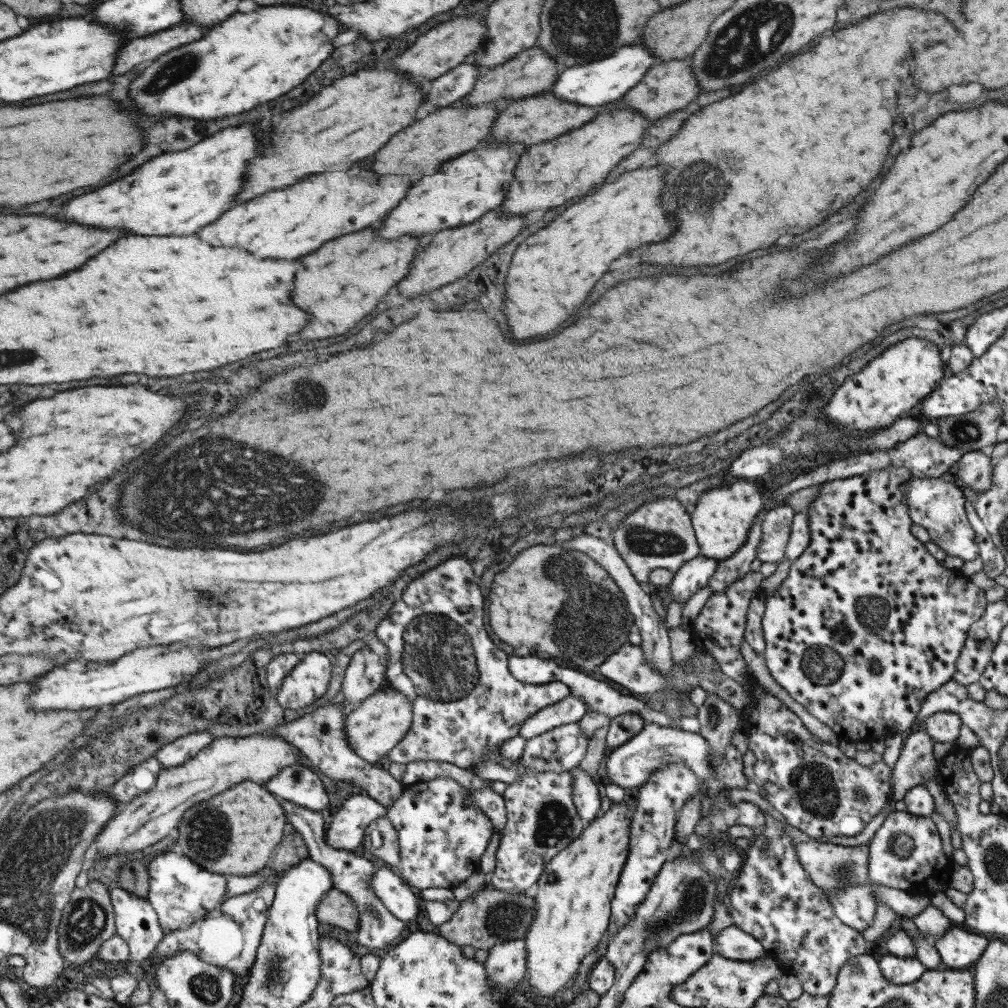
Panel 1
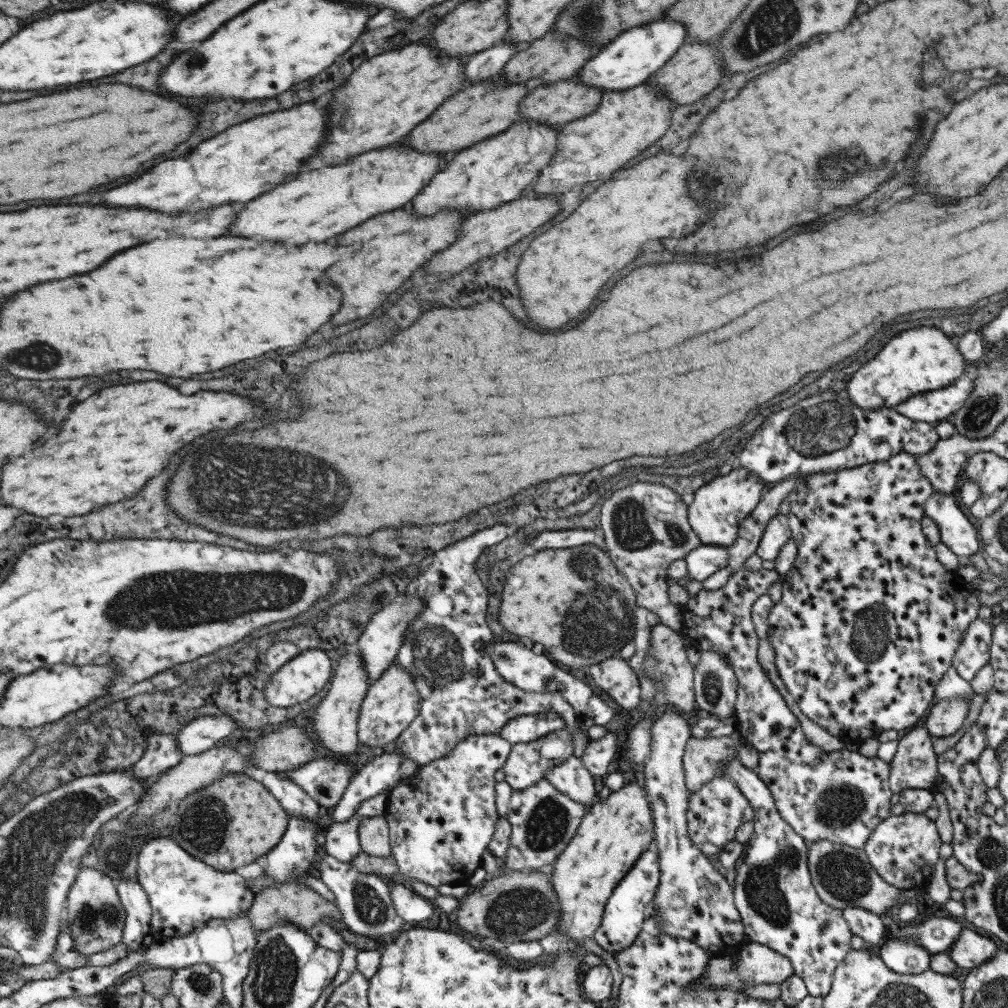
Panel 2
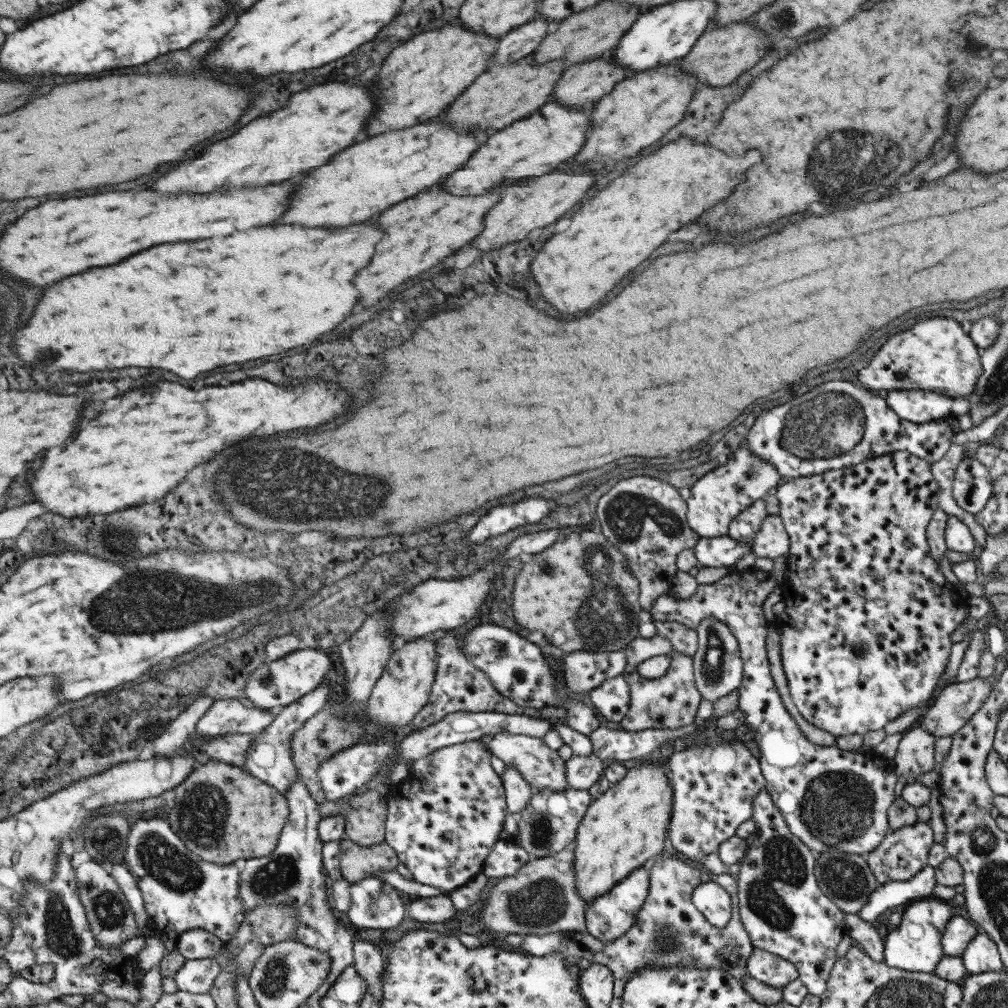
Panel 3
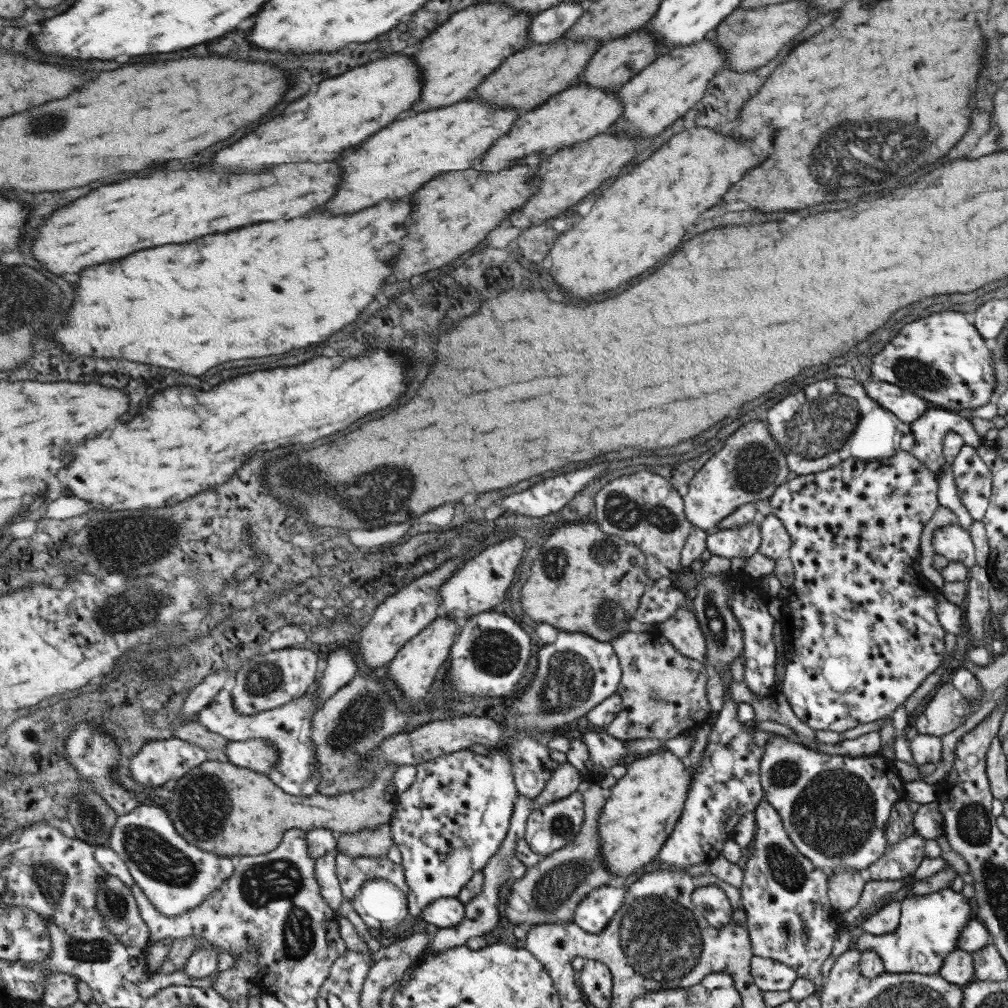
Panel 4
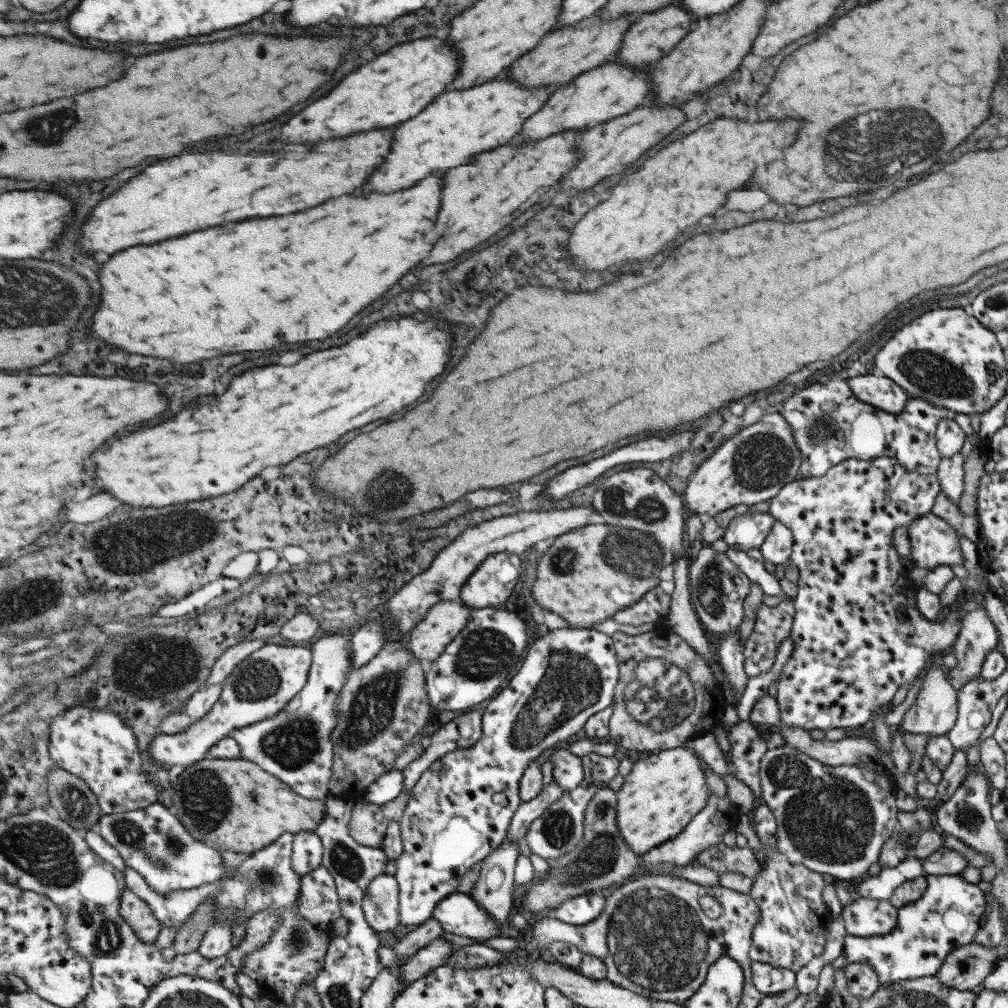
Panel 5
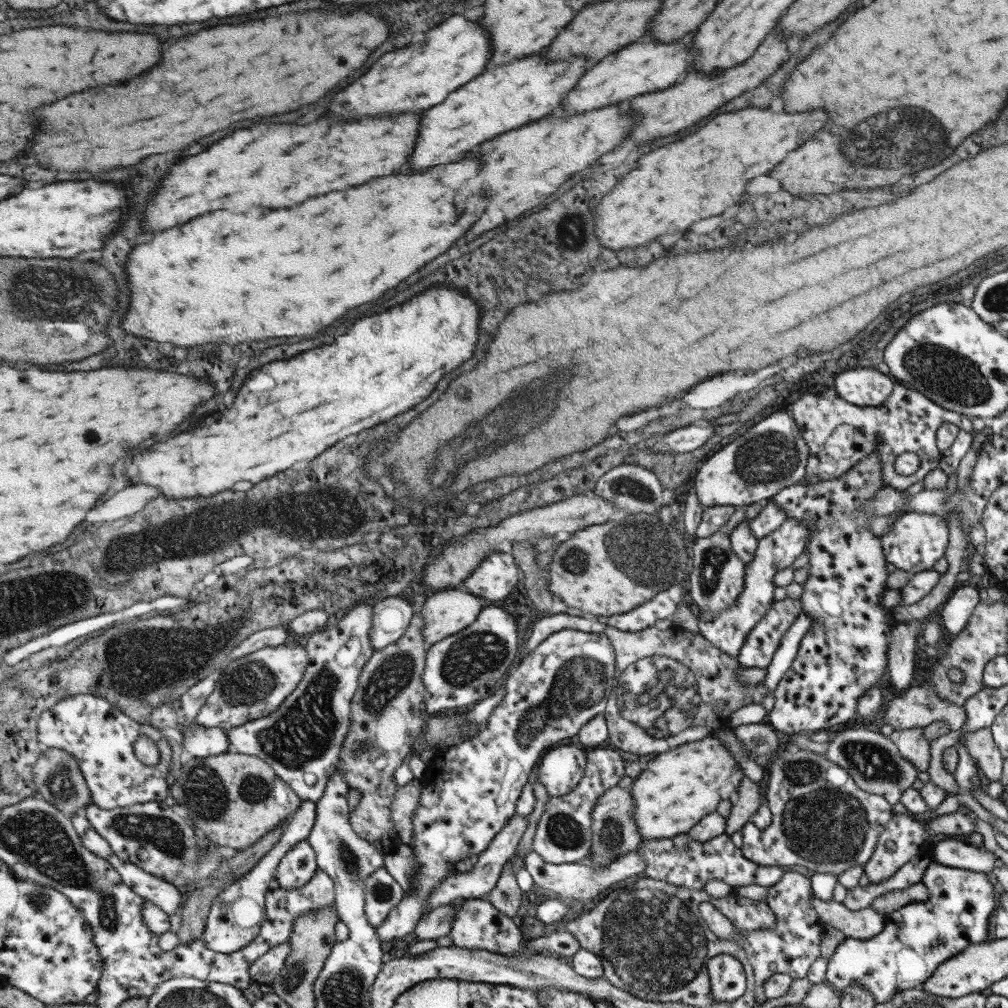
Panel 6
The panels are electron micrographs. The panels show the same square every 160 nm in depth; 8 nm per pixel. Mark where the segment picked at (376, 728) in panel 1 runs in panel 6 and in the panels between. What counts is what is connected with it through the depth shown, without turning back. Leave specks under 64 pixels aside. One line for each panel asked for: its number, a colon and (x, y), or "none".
2: (391, 702)
3: (403, 688)
4: (415, 664)
5: (427, 639)
6: (448, 611)

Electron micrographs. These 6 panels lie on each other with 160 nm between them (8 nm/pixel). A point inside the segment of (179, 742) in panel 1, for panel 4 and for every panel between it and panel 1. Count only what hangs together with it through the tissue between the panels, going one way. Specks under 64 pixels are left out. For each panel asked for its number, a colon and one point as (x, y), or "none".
2: (206, 732)
3: (228, 716)
4: (288, 727)

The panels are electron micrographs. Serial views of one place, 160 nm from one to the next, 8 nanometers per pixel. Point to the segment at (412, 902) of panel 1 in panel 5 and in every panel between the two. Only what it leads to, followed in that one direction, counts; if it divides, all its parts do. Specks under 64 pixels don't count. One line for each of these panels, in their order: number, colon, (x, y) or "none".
2: (411, 907)
3: (439, 908)
4: (443, 912)
5: (457, 913)

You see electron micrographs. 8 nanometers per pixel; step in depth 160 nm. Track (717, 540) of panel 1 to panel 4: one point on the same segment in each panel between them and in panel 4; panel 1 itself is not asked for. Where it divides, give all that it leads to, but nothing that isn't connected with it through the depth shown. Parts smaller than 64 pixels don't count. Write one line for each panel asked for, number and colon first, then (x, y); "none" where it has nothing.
2: (717, 507)
3: (715, 498)
4: (750, 464)

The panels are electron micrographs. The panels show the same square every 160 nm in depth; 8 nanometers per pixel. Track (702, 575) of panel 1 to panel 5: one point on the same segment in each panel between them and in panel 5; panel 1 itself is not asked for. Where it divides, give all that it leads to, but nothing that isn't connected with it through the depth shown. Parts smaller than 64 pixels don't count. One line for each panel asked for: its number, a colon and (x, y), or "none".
2: (701, 562)
3: (721, 551)
4: (742, 542)
5: (748, 530)

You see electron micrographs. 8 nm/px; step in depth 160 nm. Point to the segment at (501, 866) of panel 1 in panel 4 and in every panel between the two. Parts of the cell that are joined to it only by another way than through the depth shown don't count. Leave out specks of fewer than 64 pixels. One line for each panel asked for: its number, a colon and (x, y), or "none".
2: (542, 820)
3: (548, 824)
4: (555, 824)

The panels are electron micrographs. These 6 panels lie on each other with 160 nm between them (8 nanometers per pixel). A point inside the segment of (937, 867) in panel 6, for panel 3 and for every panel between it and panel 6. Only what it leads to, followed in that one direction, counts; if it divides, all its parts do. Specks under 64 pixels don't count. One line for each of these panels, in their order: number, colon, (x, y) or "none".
3: (913, 945)
4: (928, 926)
5: (946, 916)

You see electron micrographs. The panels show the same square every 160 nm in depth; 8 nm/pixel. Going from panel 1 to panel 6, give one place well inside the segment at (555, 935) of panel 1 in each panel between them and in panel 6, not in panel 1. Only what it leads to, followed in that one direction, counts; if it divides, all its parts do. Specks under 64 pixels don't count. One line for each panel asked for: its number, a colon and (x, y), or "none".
2: (612, 834)
3: (625, 828)
4: (643, 806)
5: (664, 790)
6: (679, 787)

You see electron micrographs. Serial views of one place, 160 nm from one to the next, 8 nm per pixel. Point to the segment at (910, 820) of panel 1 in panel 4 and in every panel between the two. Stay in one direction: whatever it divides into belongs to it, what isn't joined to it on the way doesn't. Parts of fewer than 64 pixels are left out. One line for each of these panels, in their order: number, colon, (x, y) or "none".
2: (902, 849)
3: (902, 852)
4: (901, 859)

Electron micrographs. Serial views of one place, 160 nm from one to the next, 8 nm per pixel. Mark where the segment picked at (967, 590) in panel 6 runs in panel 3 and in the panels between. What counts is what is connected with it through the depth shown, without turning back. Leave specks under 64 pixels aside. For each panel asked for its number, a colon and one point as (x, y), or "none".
3: (833, 519)
4: (853, 529)
5: (857, 635)

